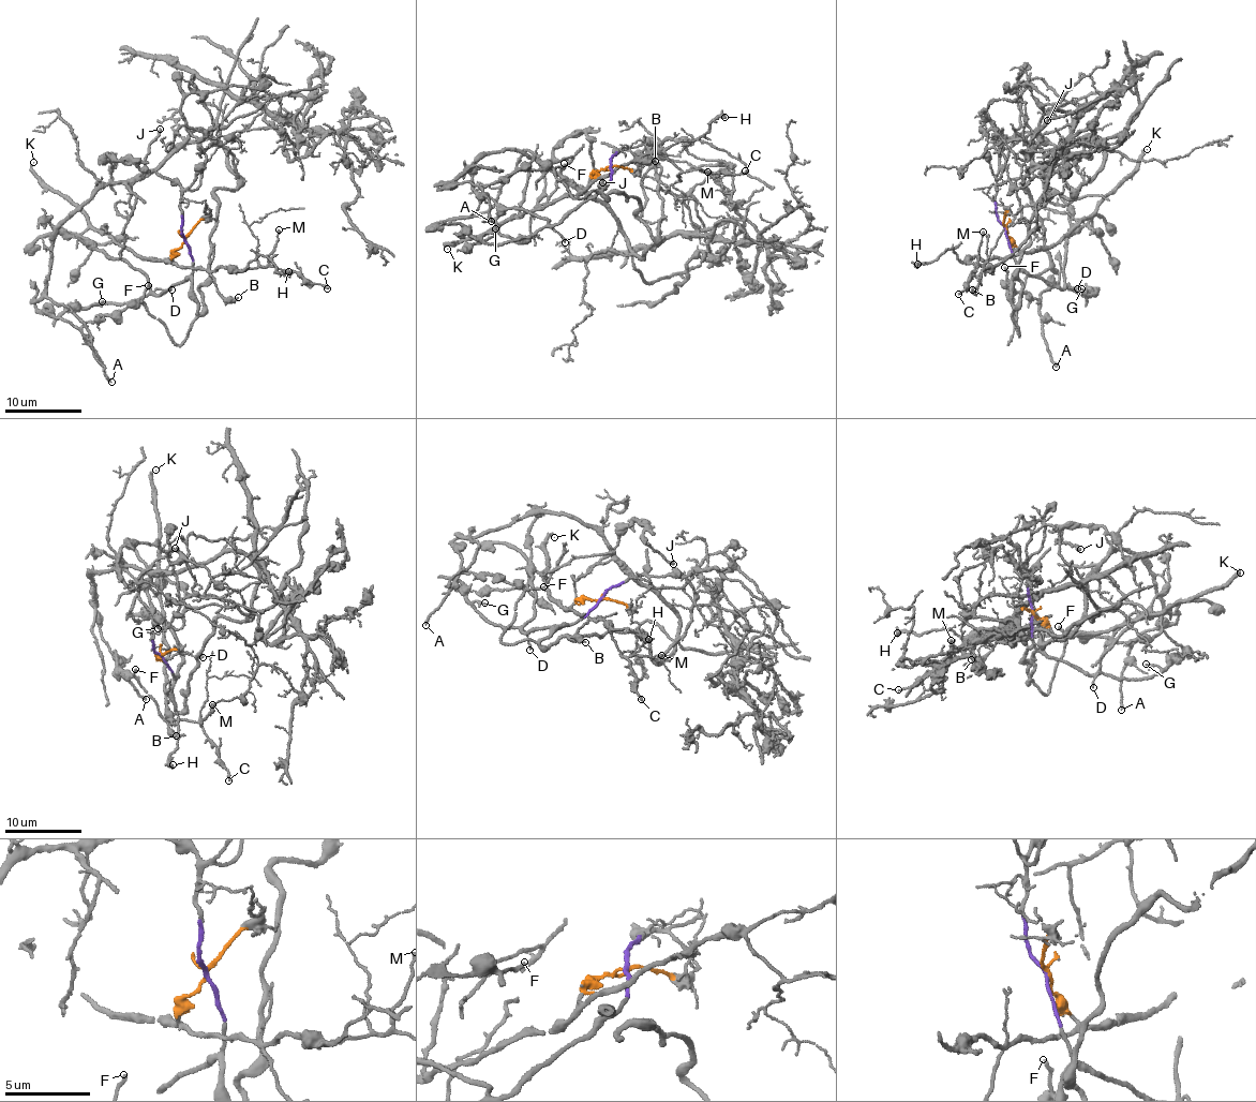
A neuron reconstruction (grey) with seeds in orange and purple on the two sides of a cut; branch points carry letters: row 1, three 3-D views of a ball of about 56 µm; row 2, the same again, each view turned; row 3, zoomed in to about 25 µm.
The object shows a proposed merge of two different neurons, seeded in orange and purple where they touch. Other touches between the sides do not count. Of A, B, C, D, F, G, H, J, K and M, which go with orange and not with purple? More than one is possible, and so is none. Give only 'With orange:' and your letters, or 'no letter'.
With orange: B, C, H, K, M

